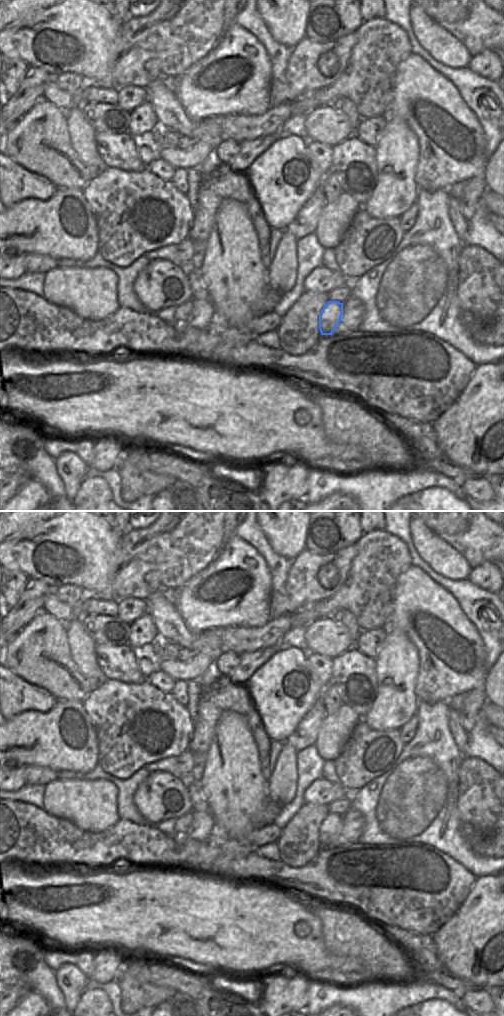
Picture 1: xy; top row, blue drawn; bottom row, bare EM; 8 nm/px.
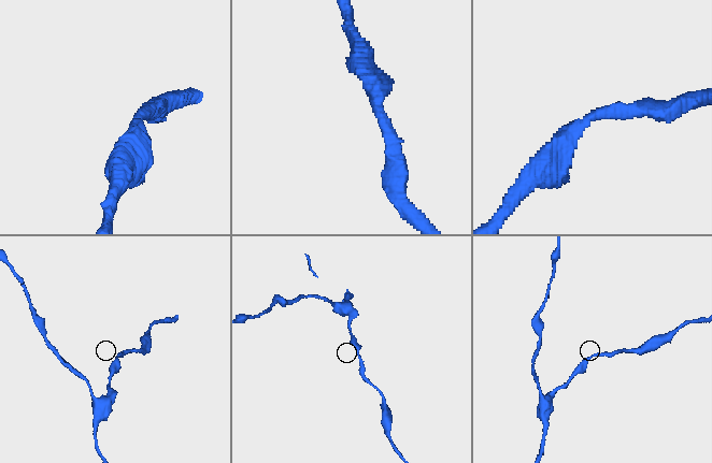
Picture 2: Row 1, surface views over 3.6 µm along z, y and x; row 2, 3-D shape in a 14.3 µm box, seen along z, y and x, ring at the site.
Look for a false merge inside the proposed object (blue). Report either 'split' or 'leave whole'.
leave whole

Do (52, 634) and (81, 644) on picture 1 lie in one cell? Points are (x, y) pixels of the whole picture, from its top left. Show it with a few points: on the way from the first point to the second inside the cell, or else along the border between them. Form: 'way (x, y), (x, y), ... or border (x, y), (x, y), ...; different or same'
border (66, 625), (68, 649), (74, 663); different

